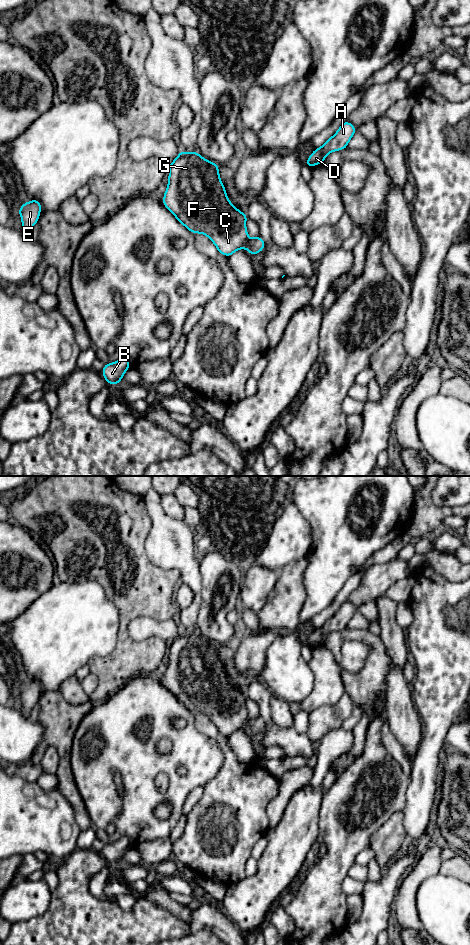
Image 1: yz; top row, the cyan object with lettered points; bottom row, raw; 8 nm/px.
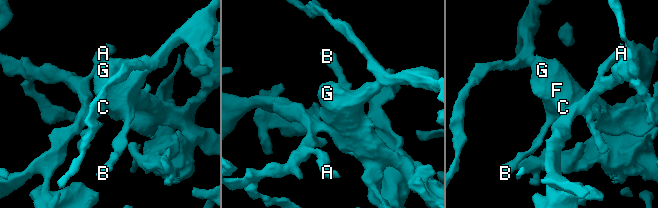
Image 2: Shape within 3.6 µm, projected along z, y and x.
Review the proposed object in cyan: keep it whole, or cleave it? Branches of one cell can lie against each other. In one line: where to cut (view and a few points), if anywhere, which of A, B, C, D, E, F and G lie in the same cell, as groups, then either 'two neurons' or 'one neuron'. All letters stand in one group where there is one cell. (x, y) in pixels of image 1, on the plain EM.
no cut; A B C D E F G; one neuron

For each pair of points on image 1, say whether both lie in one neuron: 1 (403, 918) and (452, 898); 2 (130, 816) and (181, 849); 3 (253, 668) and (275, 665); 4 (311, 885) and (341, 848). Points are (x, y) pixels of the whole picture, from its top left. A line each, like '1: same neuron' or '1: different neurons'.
1: different neurons
2: different neurons
3: different neurons
4: same neuron

